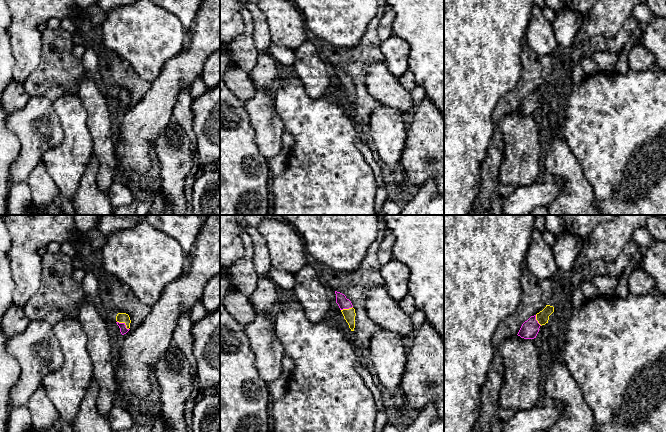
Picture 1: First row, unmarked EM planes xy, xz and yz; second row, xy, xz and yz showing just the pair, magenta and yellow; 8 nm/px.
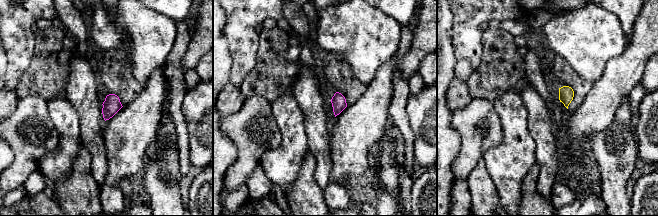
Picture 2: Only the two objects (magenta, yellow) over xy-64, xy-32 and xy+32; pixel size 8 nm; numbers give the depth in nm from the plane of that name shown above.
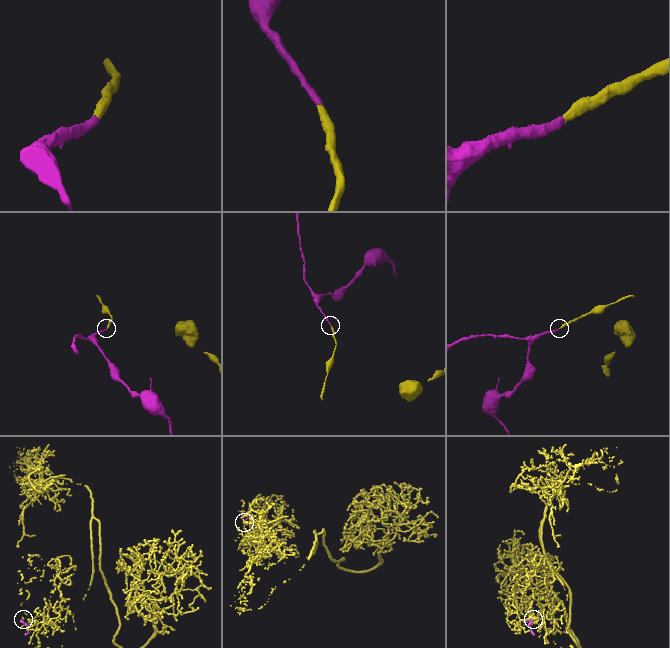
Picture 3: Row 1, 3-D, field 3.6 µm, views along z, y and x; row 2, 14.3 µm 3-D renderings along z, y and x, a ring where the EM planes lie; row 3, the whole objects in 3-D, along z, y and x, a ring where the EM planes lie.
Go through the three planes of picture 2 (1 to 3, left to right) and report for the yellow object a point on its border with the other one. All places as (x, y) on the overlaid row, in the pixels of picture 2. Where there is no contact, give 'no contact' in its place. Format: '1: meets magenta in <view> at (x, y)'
1: no contact
2: no contact
3: no contact

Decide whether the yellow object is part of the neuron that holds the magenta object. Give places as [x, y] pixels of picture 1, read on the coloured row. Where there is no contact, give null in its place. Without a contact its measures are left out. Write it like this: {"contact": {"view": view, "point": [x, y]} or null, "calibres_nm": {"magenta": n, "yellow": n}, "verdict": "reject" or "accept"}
{"contact": {"view": "xy", "point": [123, 323]}, "calibres_nm": {"magenta": 60, "yellow": 80}, "verdict": "accept"}

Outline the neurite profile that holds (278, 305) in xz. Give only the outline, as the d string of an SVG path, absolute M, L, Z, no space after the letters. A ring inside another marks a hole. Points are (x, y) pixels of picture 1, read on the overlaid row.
M277 299L276 302L273 305L272 310L269 313L269 319L270 321L275 325L276 317L277 315L282 311L283 309L283 299Z

